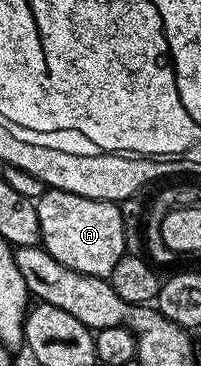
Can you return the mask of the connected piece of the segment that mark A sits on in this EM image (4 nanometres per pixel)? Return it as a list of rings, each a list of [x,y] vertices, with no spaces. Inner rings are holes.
[[[46,190],[40,199],[36,200],[38,223],[41,226],[40,246],[59,265],[67,265],[67,269],[75,269],[84,275],[99,275],[108,277],[121,260],[125,250],[125,215],[116,203],[106,203],[104,199],[88,199],[70,191]]]

